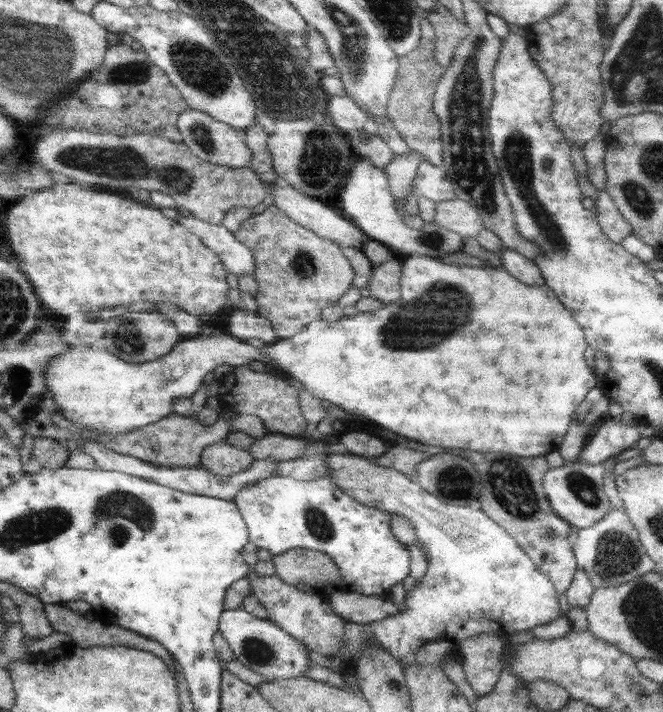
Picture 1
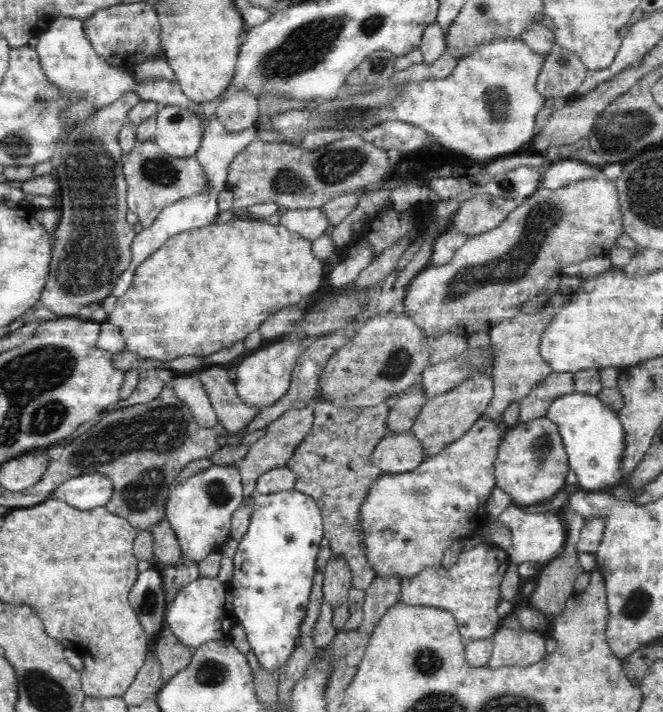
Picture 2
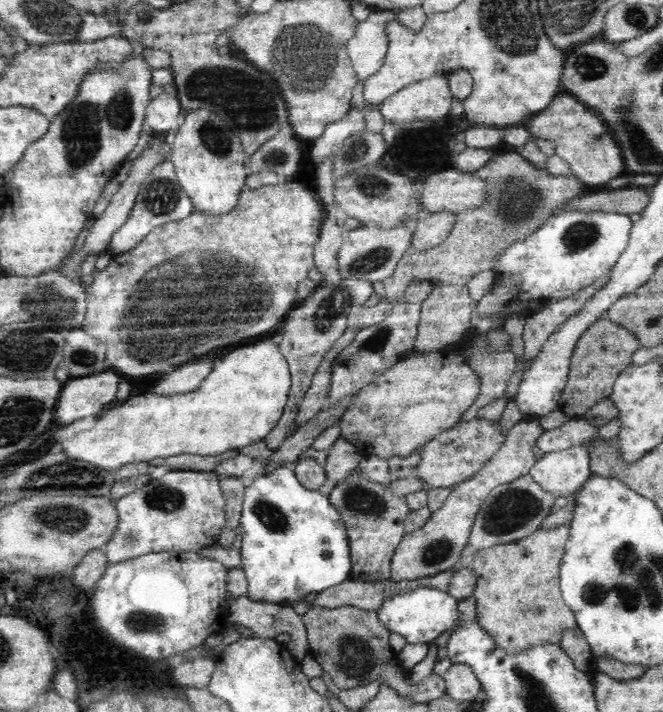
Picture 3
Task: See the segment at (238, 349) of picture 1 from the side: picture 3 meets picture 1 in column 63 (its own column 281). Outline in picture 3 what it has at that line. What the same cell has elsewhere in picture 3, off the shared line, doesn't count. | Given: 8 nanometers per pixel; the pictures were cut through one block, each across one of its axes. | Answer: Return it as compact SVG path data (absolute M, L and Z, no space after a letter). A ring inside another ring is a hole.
M266 340L266 342L260 342L260 344L256 344L256 346L252 346L252 348L240 348L240 350L234 350L234 352L228 352L226 356L220 356L220 358L216 358L214 362L214 366L212 366L212 372L208 374L208 376L203 380L201 383L201 386L198 387L196 390L191 390L190 392L184 393L184 394L173 394L173 395L154 395L154 393L151 392L151 389L148 388L148 390L142 390L142 392L134 392L132 396L128 397L125 401L120 402L118 404L115 404L114 407L108 409L105 413L101 413L96 421L96 426L92 428L92 430L86 430L86 432L80 432L80 434L75 434L72 435L70 438L67 438L62 442L62 445L58 446L64 446L64 453L68 456L68 458L74 459L74 460L82 460L86 461L87 463L90 463L92 465L96 465L104 470L107 471L116 471L119 468L122 468L125 464L132 464L132 463L137 463L137 462L149 462L149 460L152 460L152 458L168 458L169 456L172 455L177 455L178 453L192 453L192 454L199 454L200 456L212 456L215 454L222 454L223 452L226 452L227 450L234 450L234 449L240 449L244 446L250 446L250 444L254 444L255 442L262 441L265 436L268 436L270 432L274 428L276 428L280 417L282 416L283 413L283 408L286 406L286 401L290 392L290 387L291 387L291 372L290 372L290 367L288 364L288 361L286 360L286 357L280 352L280 349L278 348L278 344L272 344L270 340Z

